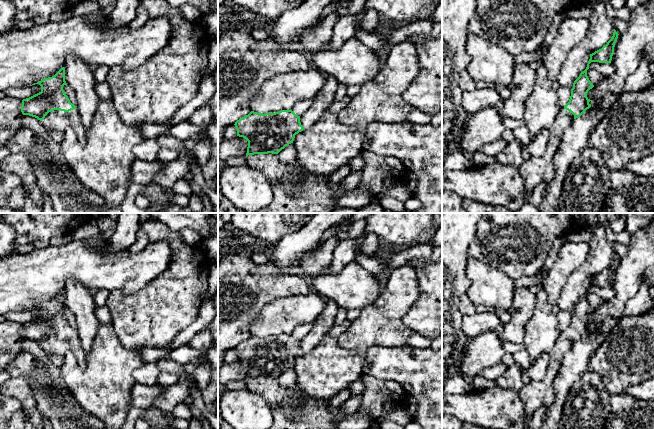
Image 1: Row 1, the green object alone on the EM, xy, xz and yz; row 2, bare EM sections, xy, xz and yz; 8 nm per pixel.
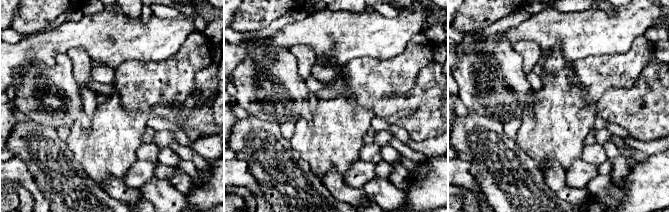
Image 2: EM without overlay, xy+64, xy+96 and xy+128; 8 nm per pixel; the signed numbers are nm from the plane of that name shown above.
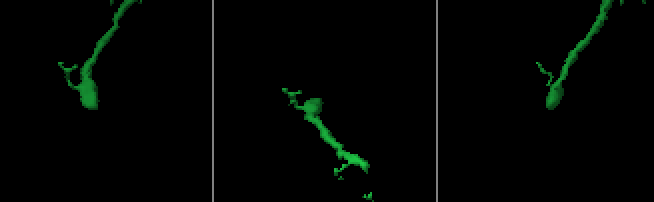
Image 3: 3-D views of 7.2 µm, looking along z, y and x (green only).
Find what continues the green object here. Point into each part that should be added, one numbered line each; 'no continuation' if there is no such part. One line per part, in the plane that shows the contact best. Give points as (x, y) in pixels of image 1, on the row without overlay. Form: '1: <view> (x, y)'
1: xy (56, 344)

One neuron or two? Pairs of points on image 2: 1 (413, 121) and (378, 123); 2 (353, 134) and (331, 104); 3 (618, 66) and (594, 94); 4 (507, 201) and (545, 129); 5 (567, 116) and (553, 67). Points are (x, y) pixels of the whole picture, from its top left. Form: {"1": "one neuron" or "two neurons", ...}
{"1": "two neurons", "2": "one neuron", "3": "one neuron", "4": "two neurons", "5": "one neuron"}

